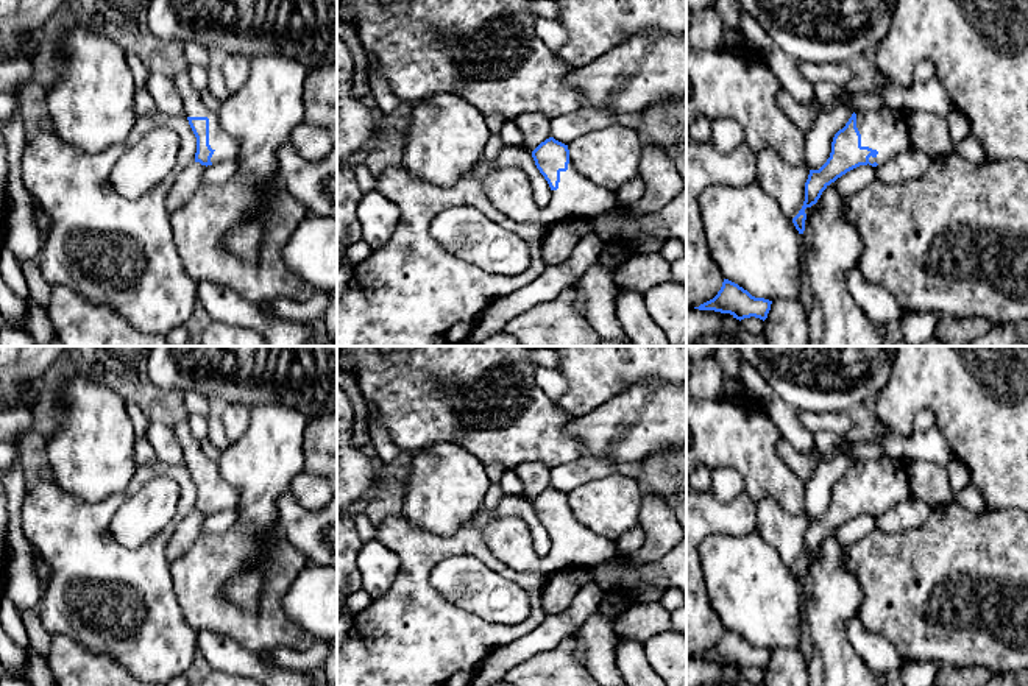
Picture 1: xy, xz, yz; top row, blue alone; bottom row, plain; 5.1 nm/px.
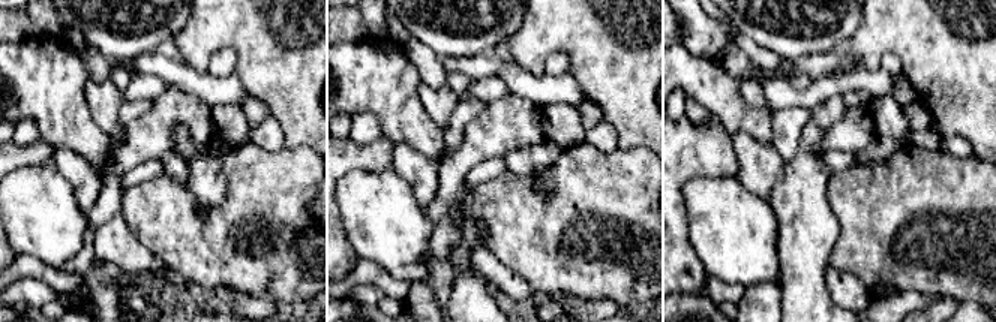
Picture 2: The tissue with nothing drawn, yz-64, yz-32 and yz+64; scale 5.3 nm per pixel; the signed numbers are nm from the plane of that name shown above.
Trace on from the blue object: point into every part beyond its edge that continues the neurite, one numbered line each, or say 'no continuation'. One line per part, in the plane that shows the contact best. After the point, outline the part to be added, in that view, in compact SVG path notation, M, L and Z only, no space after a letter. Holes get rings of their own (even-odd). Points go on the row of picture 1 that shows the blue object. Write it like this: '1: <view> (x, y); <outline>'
1: yz (885, 130); M888 106L861 109L856 114L856 128L861 147L878 151L875 157L869 157L870 164L884 164L913 147L908 115L899 109Z

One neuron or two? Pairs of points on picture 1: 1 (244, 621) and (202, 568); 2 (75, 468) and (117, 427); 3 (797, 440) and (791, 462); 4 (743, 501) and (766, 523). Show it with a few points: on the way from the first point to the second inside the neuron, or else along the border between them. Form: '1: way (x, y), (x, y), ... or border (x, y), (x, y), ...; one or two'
1: way (228, 616), (202, 590), (202, 583); one
2: way (86, 457), (106, 437); one
3: border (782, 437), (796, 449), (813, 452), (819, 460); two
4: border (755, 502), (757, 530); two

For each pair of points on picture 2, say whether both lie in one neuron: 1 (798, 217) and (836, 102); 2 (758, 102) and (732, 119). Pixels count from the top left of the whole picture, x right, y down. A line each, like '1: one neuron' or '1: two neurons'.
1: one neuron
2: two neurons

